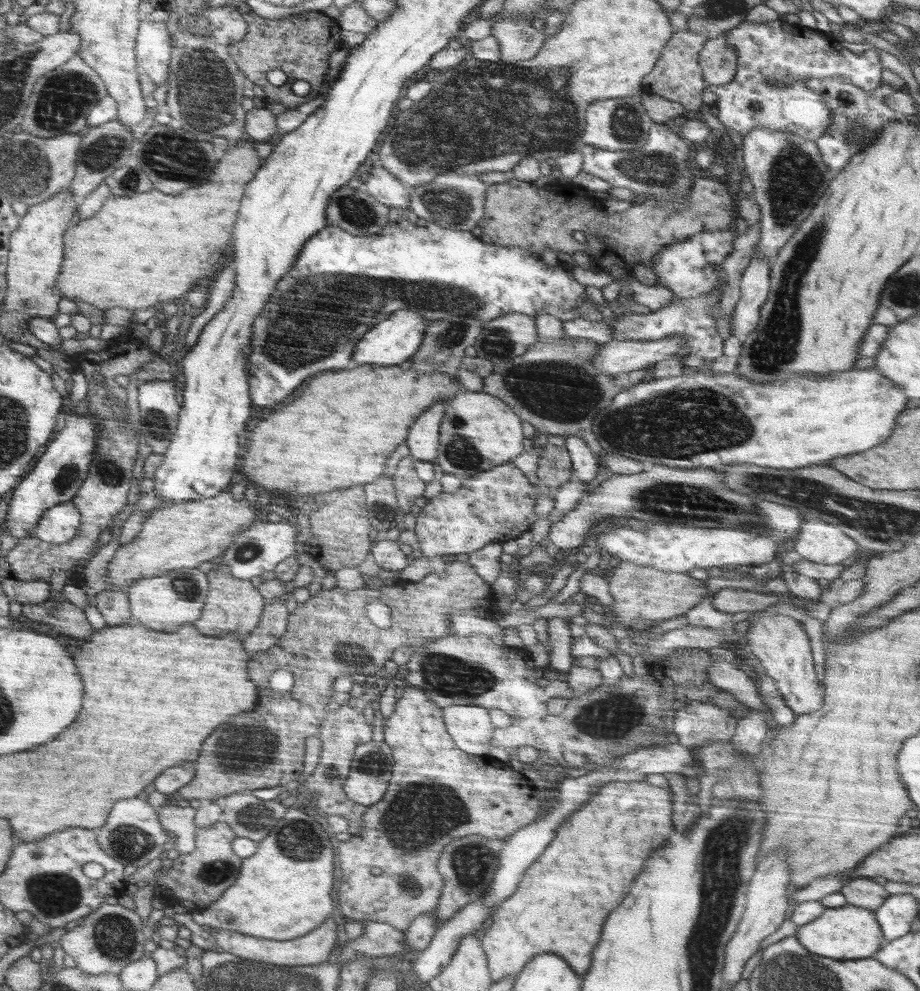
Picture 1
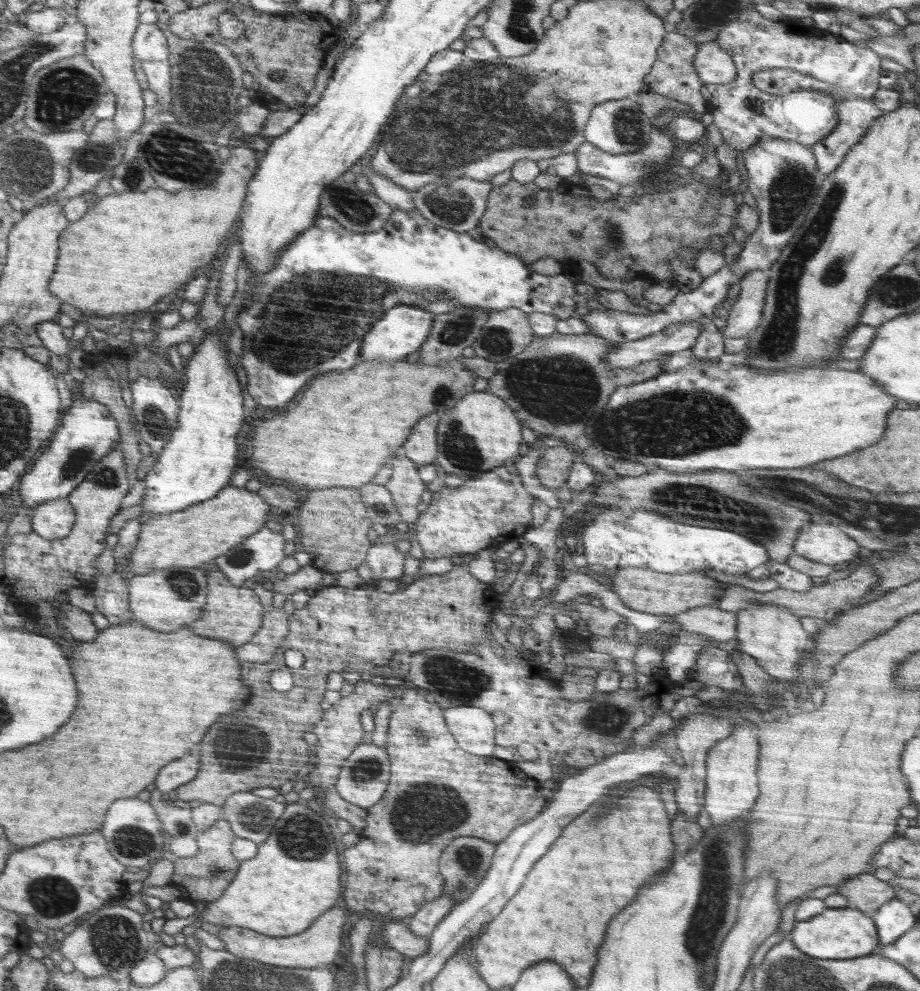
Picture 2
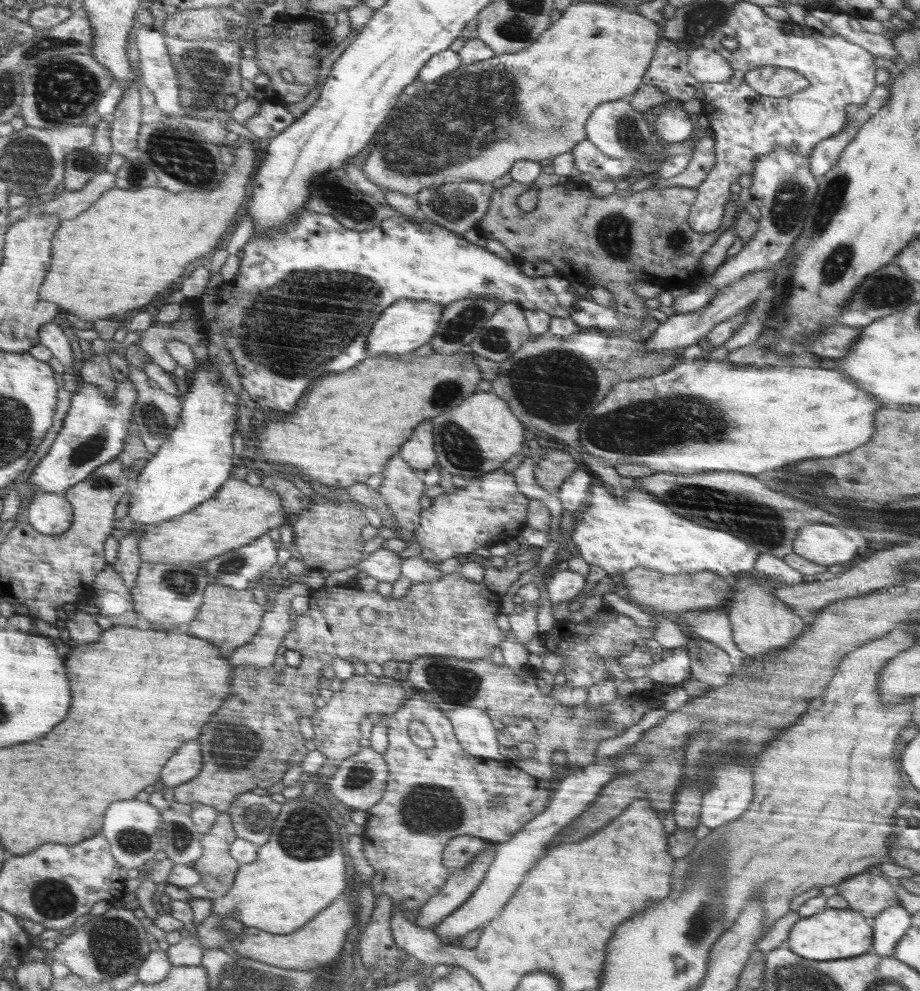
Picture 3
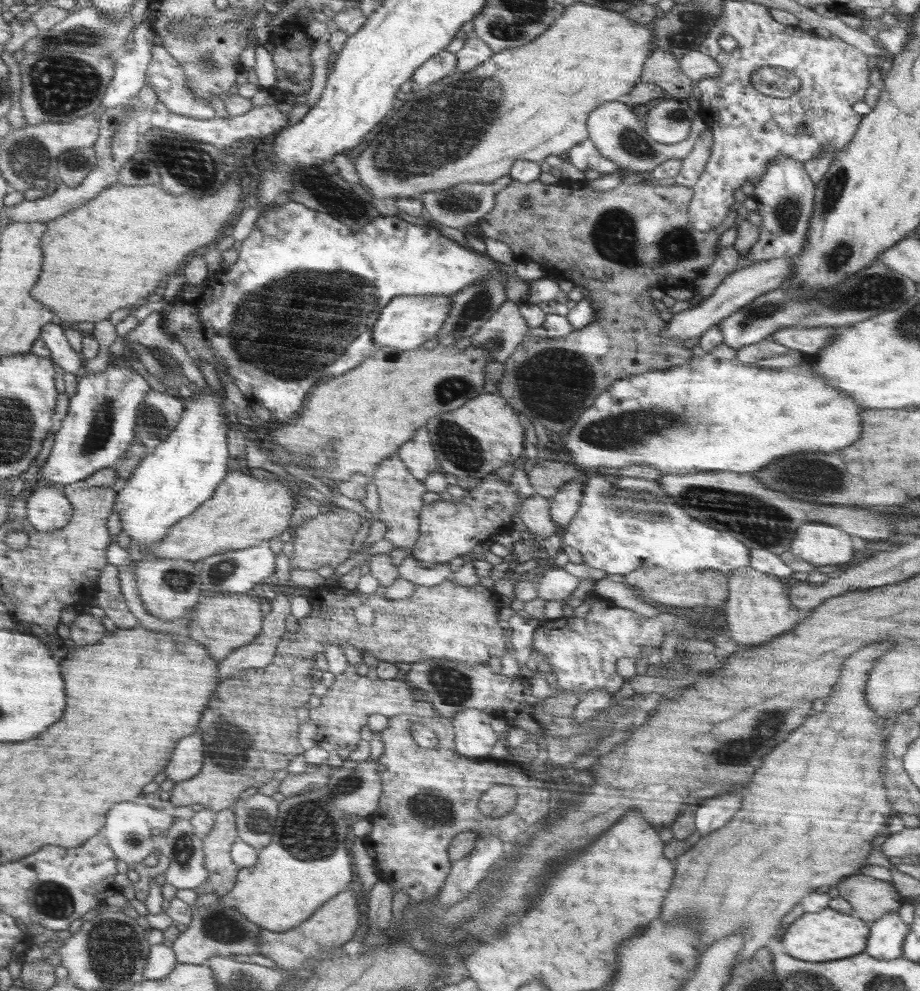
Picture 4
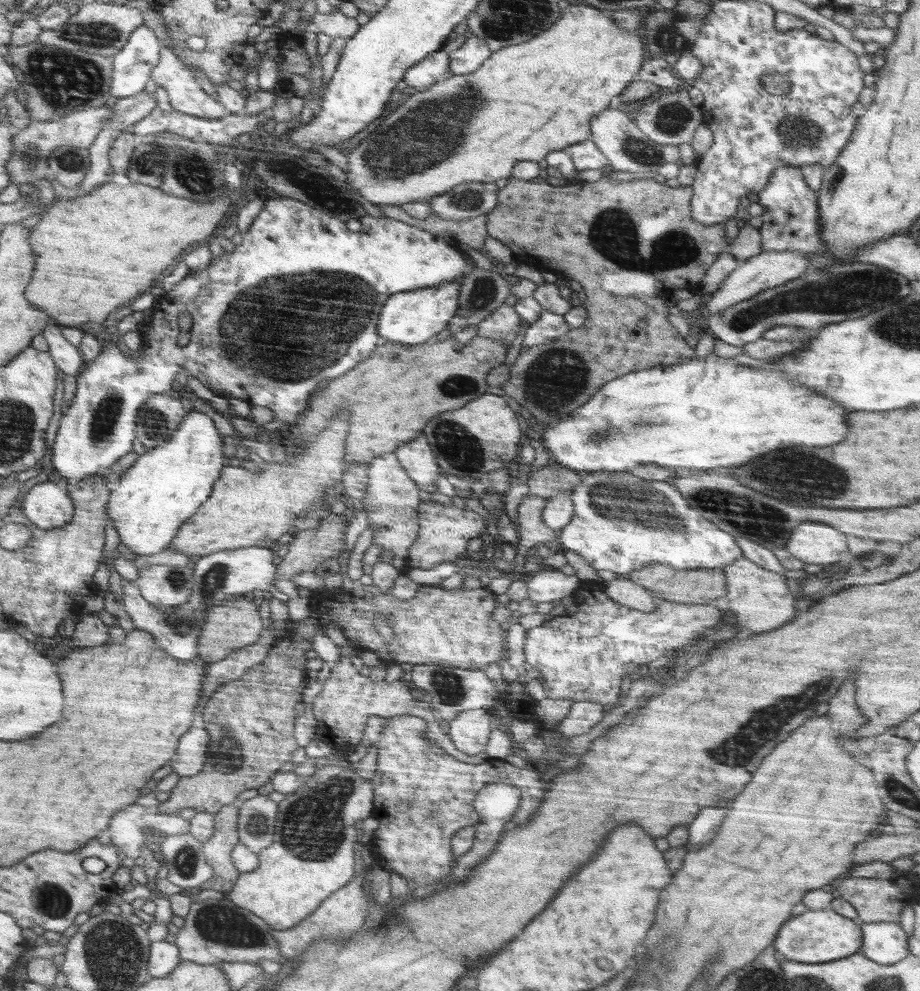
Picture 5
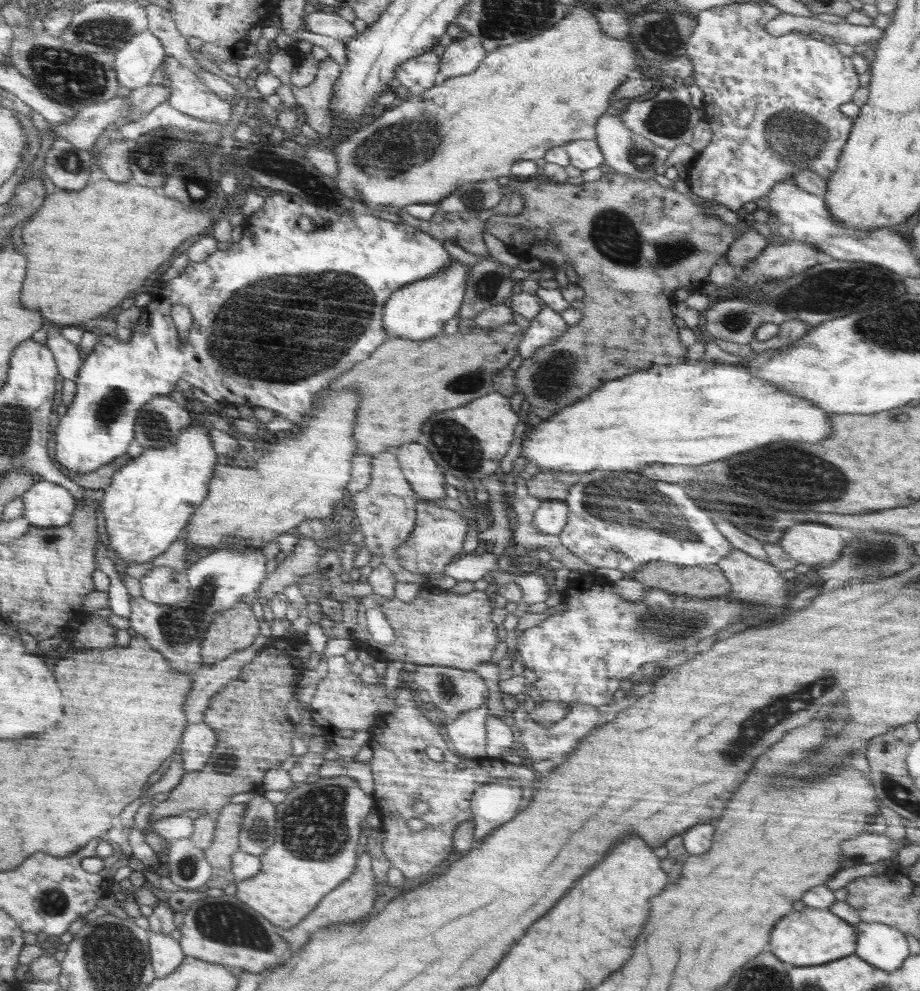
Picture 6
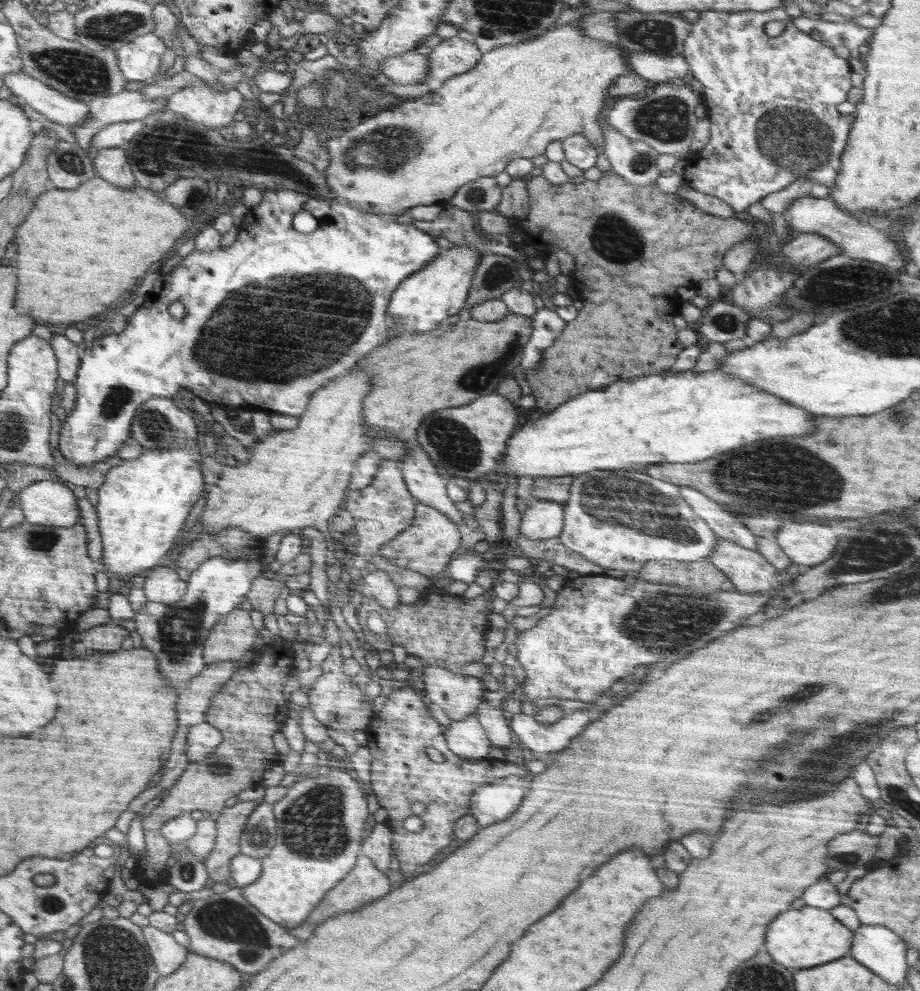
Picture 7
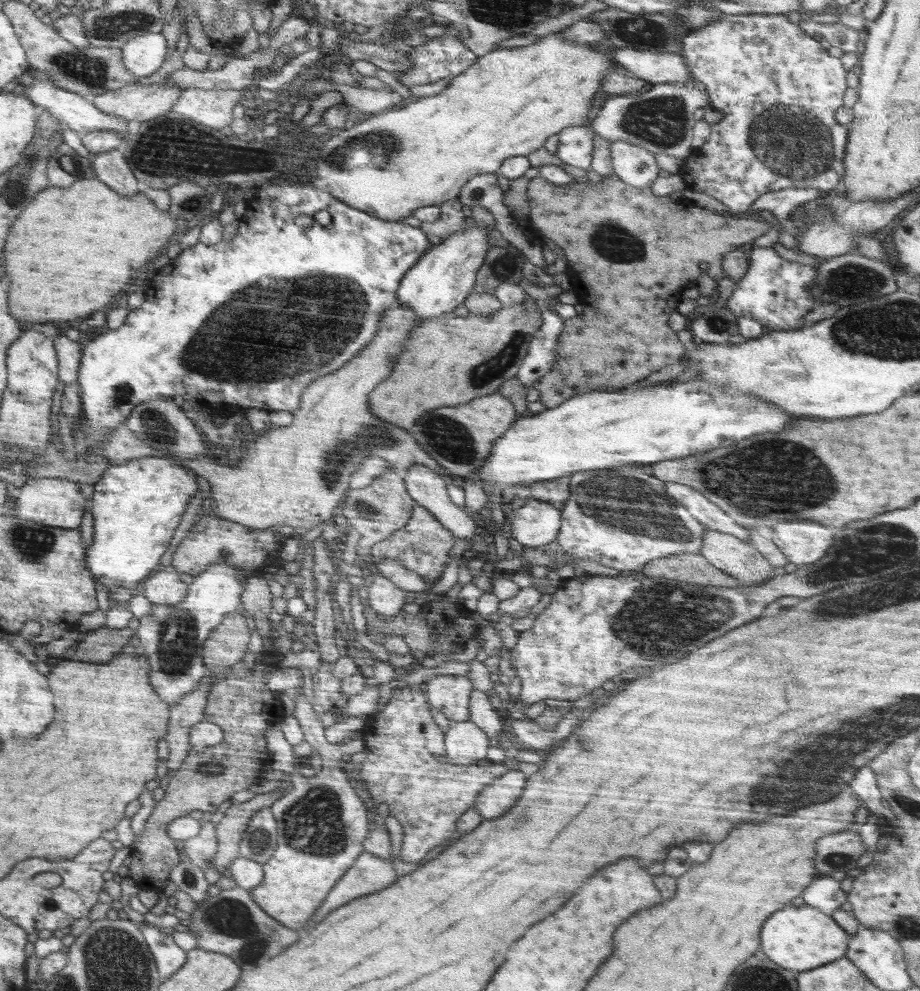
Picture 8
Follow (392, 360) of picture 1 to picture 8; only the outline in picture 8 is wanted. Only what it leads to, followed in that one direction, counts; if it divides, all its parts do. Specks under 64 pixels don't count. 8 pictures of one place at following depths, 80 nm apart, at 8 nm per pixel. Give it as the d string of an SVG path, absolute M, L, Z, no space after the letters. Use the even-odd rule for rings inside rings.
M469 227L462 232L455 232L444 238L439 245L431 245L421 260L418 261L401 280L397 291L396 305L409 306L417 313L422 322L435 317L442 317L444 312L452 312L464 303L473 290L476 273L484 264L488 249L489 228Z

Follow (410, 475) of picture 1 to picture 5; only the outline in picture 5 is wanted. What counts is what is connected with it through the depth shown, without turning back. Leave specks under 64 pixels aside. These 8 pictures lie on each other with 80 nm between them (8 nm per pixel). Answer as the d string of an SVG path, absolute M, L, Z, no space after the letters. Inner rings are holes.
M390 452L377 456L367 469L368 486L363 500L358 508L366 507L370 528L374 530L371 544L382 546L384 551L394 554L392 566L398 570L399 576L405 576L407 571L408 549L415 542L419 531L417 508L424 499L421 488L406 474L398 457ZM374 524L383 524L384 529L377 529ZM374 526L374 527L373 527Z

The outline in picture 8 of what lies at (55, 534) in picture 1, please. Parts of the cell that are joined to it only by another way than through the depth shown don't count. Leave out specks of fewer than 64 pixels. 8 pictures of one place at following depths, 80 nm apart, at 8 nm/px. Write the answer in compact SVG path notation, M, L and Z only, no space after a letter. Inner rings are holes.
M59 478L28 479L24 486L20 487L20 495L15 502L14 509L17 509L18 517L44 523L47 528L56 529L78 529L82 522L82 516L88 508L88 502L80 494L76 483Z

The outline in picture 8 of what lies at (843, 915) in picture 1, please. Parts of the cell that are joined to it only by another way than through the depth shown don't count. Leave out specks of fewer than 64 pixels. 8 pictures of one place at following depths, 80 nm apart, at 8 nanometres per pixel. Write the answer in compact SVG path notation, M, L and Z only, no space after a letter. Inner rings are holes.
M788 904L784 910L772 914L764 928L760 939L759 950L764 952L772 962L782 968L804 972L808 968L816 968L828 962L834 962L847 953L851 936L831 917L817 908L801 905L794 908Z

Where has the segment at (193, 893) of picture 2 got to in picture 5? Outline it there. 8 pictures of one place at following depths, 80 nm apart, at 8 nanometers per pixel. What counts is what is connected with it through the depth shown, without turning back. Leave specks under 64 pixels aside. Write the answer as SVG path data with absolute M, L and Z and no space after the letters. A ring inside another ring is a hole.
M228 804L213 815L214 834L203 844L202 850L206 862L212 867L213 875L210 888L202 890L219 890L227 894L240 878L239 870L231 859L232 849L238 844L238 819L240 805Z

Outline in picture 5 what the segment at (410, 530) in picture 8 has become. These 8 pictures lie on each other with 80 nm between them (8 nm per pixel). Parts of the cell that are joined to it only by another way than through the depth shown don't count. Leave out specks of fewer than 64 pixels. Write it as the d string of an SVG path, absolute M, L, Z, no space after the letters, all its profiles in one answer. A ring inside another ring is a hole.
M423 499L417 508L419 531L415 542L408 549L407 566L430 570L444 562L456 562L466 552L468 541L487 531L488 519L472 509L459 509Z

